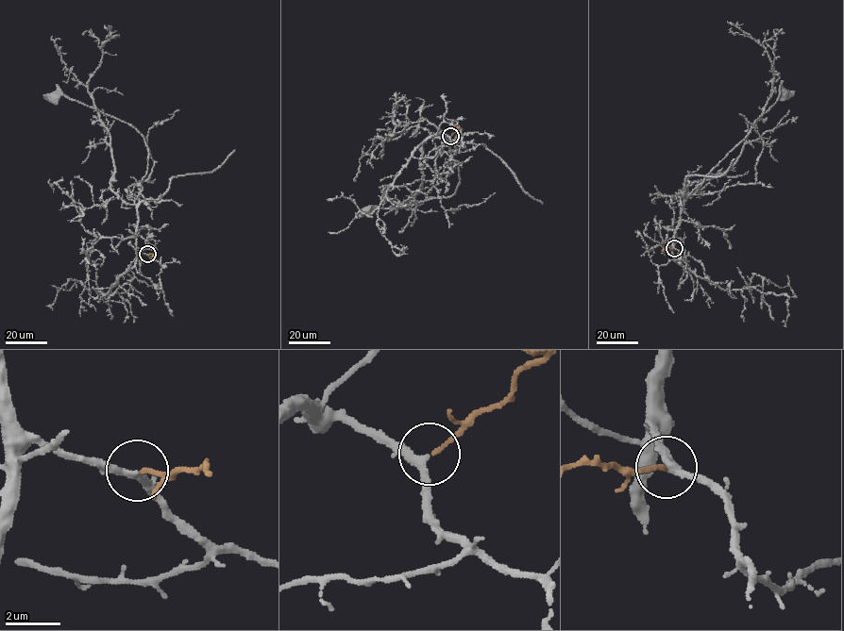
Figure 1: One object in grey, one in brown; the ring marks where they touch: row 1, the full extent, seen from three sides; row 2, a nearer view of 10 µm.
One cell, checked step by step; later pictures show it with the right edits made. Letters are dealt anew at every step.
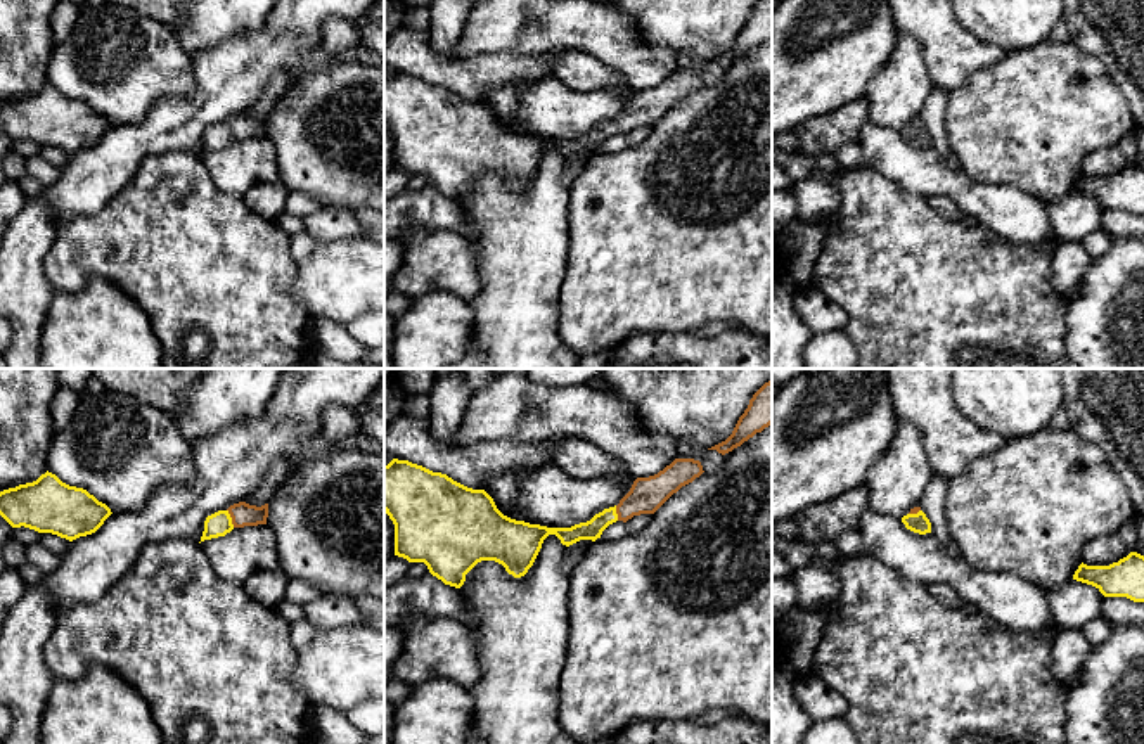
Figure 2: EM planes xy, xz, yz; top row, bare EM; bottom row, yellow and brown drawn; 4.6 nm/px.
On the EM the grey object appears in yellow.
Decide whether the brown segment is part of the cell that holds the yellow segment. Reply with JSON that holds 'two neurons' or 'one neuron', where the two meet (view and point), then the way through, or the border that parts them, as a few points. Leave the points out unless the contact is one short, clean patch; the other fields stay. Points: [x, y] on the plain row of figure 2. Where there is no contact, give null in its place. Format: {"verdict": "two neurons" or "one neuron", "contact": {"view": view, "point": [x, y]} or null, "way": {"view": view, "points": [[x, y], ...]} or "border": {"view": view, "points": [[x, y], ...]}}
{"verdict": "one neuron", "contact": {"view": "xy", "point": [231, 130]}, "way": {"view": "xy", "points": [[217, 137], [231, 130], [243, 127]]}}

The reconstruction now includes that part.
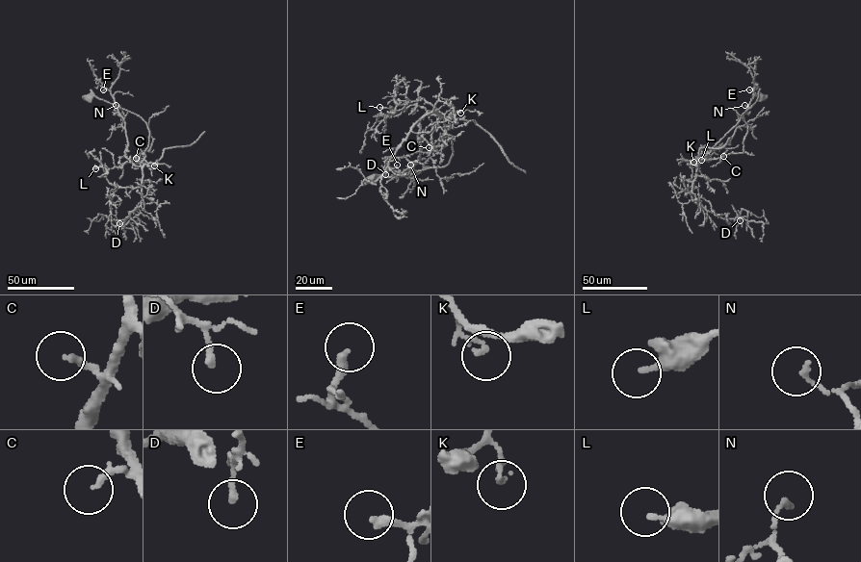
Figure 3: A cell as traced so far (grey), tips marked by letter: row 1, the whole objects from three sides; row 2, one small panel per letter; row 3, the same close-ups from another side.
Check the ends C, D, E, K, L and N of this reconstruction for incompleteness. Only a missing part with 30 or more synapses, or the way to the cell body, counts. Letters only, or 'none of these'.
none of these

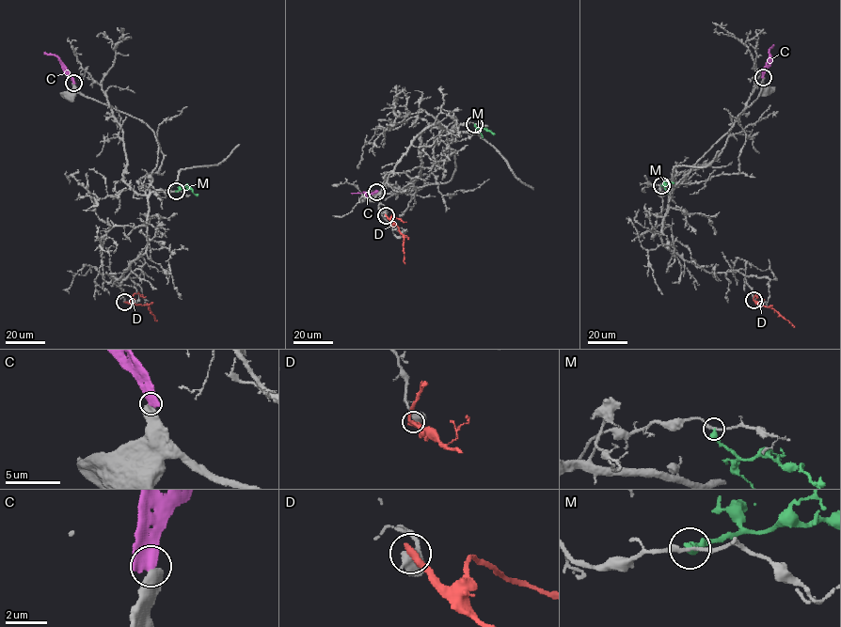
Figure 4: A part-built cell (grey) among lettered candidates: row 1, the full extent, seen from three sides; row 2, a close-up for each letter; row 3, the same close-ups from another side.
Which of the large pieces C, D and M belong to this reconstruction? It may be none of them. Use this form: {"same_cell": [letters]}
{"same_cell": []}

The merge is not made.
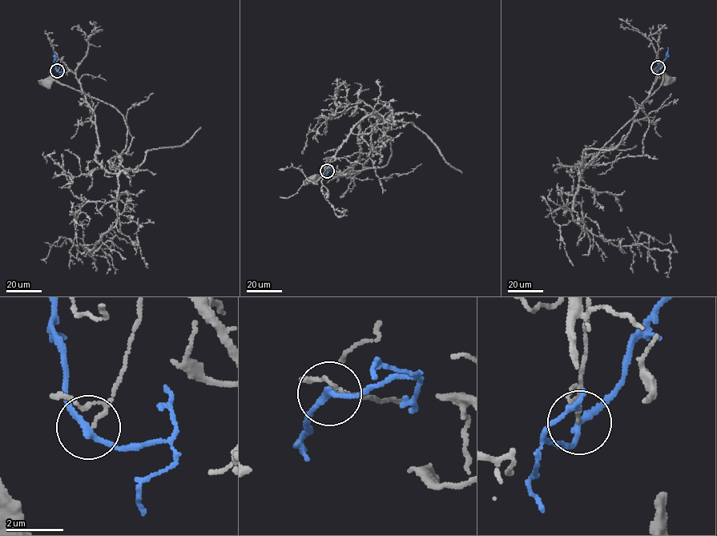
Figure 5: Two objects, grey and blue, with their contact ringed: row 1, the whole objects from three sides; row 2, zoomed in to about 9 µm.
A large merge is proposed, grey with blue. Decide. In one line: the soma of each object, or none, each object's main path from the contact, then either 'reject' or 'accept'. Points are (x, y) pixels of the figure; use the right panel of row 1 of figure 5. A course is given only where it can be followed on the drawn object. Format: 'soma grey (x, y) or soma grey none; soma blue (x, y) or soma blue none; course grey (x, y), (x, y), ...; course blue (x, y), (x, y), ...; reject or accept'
soma grey (666, 79); soma blue none; course grey (658, 67), (658, 59), (655, 82), (626, 138), (586, 156), (582, 168), (635, 115), (662, 78), (667, 80); course blue (658, 67), (666, 58), (667, 47); reject

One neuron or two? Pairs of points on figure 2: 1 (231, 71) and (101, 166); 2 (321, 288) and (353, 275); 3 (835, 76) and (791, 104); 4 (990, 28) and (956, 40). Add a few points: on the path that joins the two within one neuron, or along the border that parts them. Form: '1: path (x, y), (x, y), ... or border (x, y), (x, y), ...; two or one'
1: path (206, 106), (151, 137), (135, 141); one
2: path (329, 282), (345, 279); one
3: path (824, 76), (819, 76), (802, 94); one
4: border (954, 18), (980, 38), (1001, 44), (1009, 51); two

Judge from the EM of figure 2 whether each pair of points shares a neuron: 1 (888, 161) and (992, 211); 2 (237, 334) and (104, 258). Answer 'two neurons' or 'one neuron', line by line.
1: one neuron
2: one neuron

